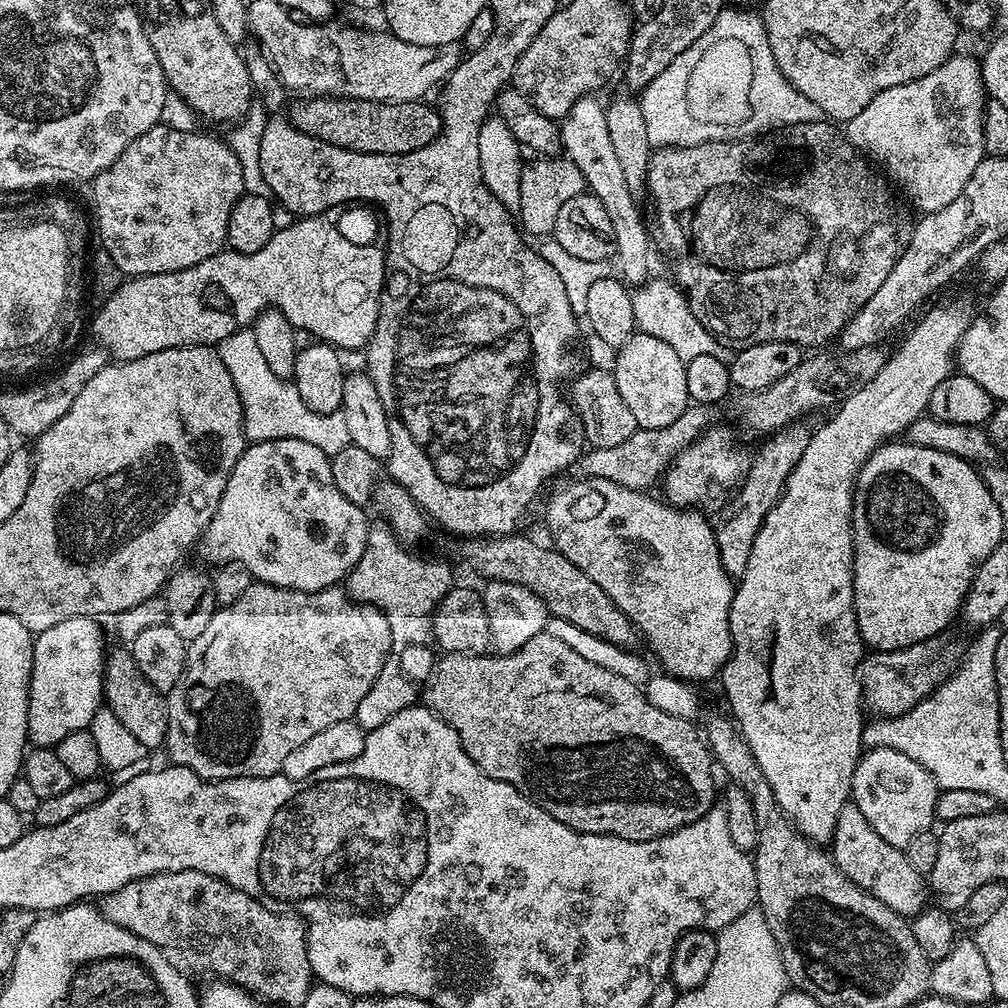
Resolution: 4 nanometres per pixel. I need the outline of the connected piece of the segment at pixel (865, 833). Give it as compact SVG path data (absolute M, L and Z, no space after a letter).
M853 802L842 806L842 811L838 814L838 826L834 826L830 855L838 870L842 870L842 874L846 874L850 882L874 894L878 902L890 906L890 910L894 910L899 916L911 918L924 911L925 877L914 870L914 866L910 866L901 849L887 844Z

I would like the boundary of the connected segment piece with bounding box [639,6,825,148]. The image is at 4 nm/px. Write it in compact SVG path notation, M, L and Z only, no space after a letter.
M732 6L723 8L718 14L718 18L714 18L714 26L710 26L710 30L706 30L706 34L702 34L702 38L698 38L698 42L694 42L694 46L690 46L690 50L678 54L678 58L674 58L674 62L670 62L670 66L666 66L666 70L662 70L662 74L658 74L658 78L654 78L648 83L647 87L642 90L639 101L646 114L646 134L656 148L681 148L715 140L746 140L773 130L786 130L792 124L809 124L825 119L824 111L815 102L810 102L810 98L806 98L806 94L798 94L798 90L794 90L794 86L788 84L782 70L778 70L778 62L774 62L774 50L770 50L770 38L766 34L763 19L757 13L755 16L752 12L743 12L742 9L732 8Z

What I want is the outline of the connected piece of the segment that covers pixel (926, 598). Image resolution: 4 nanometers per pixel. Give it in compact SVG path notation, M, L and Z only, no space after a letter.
M889 442L881 444L874 454L862 466L856 479L854 507L852 509L852 549L854 550L854 606L860 637L869 649L877 652L893 652L899 648L909 648L921 644L923 640L939 637L940 631L961 615L964 599L972 585L978 566L990 558L990 550L994 550L1005 539L1006 525L1002 522L1002 510L998 510L998 502L986 490L986 482L978 471L977 465L958 458L954 454L946 454L942 450L926 450L917 444L907 442Z

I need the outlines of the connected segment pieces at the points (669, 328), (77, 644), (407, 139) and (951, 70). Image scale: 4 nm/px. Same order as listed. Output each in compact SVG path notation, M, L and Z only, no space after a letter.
M649 279L647 284L639 285L632 292L632 301L634 302L634 314L637 329L659 338L666 342L668 346L673 347L678 358L682 358L684 363L693 361L699 355L714 355L722 362L732 364L735 356L735 349L720 341L712 335L708 328L702 326L698 318L694 317L693 312L688 306L688 300L685 299L683 291L670 280Z
M90 616L68 618L50 626L50 630L35 633L32 642L32 673L28 683L28 742L38 748L55 748L66 734L83 732L89 727L94 714L104 699L104 666L106 647L101 621Z
M326 96L296 98L291 104L287 109L286 118L292 123L293 128L302 130L302 134L310 134L322 142L330 142L330 146L338 146L347 152L387 156L410 154L434 142L441 130L439 111L433 105L431 108L424 100L383 104L373 100Z
M960 55L949 56L938 70L930 70L921 80L882 90L858 118L846 124L847 138L856 151L871 157L894 184L896 179L895 187L920 214L950 206L950 202L962 194L962 186L970 182L970 174L986 159L986 91L981 61Z

